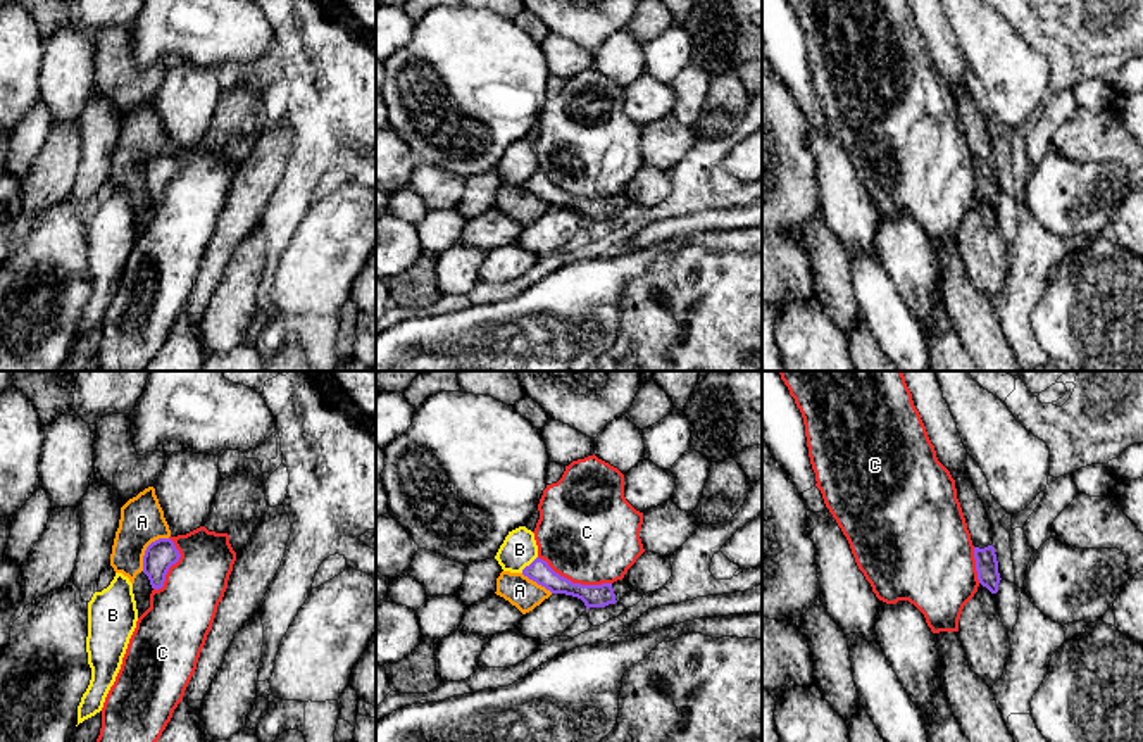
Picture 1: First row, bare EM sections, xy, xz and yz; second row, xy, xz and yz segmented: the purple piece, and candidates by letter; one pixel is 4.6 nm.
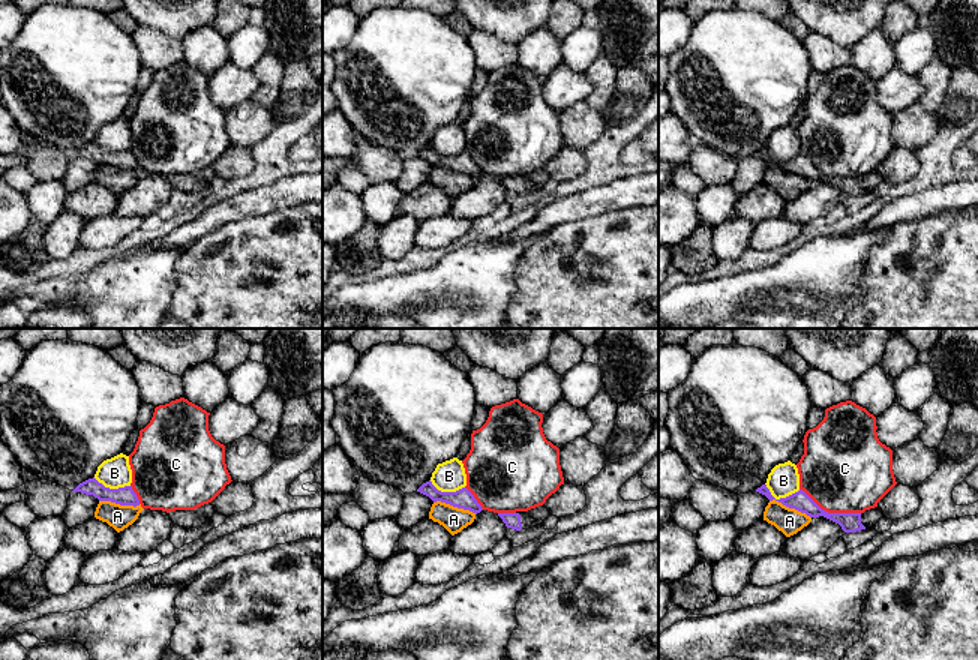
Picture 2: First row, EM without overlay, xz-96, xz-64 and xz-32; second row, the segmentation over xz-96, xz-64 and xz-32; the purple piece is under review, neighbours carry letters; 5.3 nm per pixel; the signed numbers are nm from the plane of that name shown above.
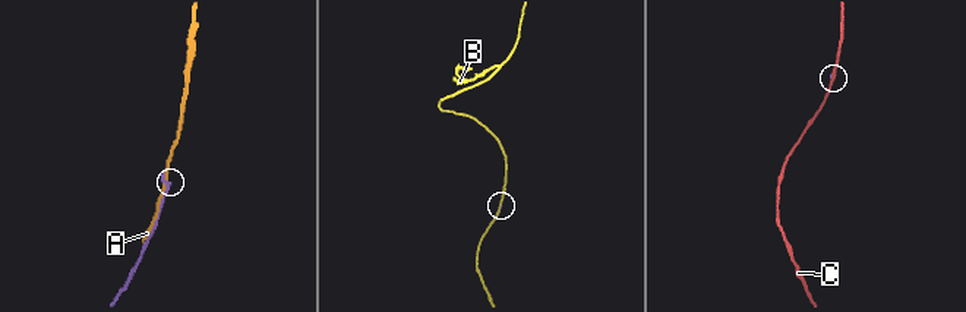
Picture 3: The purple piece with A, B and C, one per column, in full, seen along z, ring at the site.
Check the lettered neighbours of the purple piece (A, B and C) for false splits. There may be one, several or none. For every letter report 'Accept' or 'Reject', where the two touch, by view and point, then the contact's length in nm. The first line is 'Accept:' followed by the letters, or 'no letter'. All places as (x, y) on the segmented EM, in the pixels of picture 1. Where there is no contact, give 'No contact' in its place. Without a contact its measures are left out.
Accept: no letter
A: Reject. Touches purple at xy (147, 549). Shared border 200 nm
B: Reject. Touches purple at xz (530, 565). Shared border 110 nm
C: Reject. Touches purple at xz (574, 584). Shared border 360 nm

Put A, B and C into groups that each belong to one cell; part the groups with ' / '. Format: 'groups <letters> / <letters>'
groups A / B / C

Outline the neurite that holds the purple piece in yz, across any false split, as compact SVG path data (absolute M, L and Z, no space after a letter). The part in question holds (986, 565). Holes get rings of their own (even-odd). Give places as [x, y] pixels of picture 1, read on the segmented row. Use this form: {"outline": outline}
{"outline": "M955 478L955 488L974 545L977 580L991 594L996 594L1002 578L984 504L969 478Z"}

